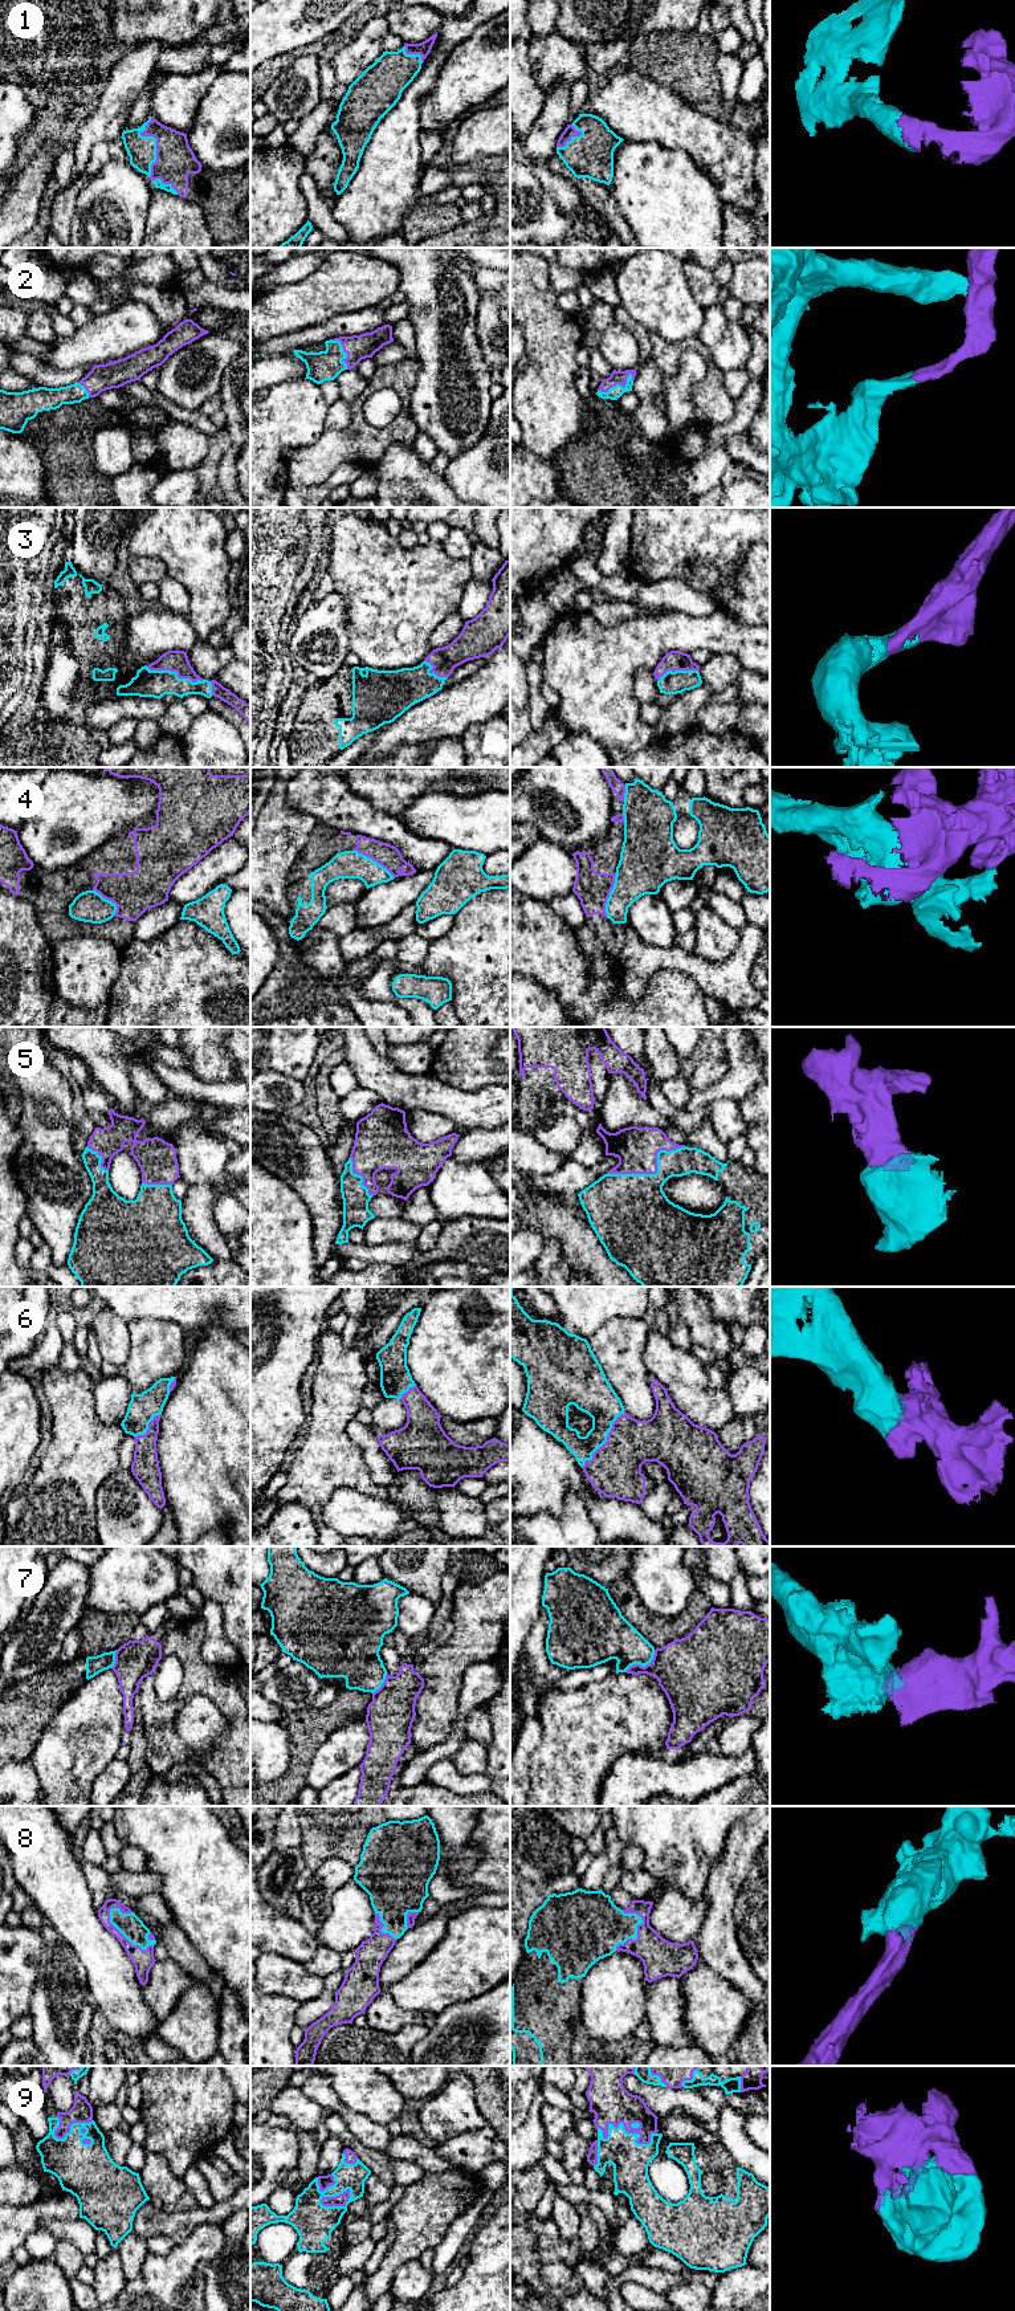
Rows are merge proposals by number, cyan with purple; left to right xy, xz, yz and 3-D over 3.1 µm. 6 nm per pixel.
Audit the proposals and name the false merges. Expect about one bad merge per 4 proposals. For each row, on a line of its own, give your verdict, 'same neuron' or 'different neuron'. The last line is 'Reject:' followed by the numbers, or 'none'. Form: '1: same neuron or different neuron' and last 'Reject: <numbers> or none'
1: same neuron
2: same neuron
3: same neuron
4: different neuron
5: same neuron
6: same neuron
7: different neuron
8: same neuron
9: same neuron
Reject: 4, 7

